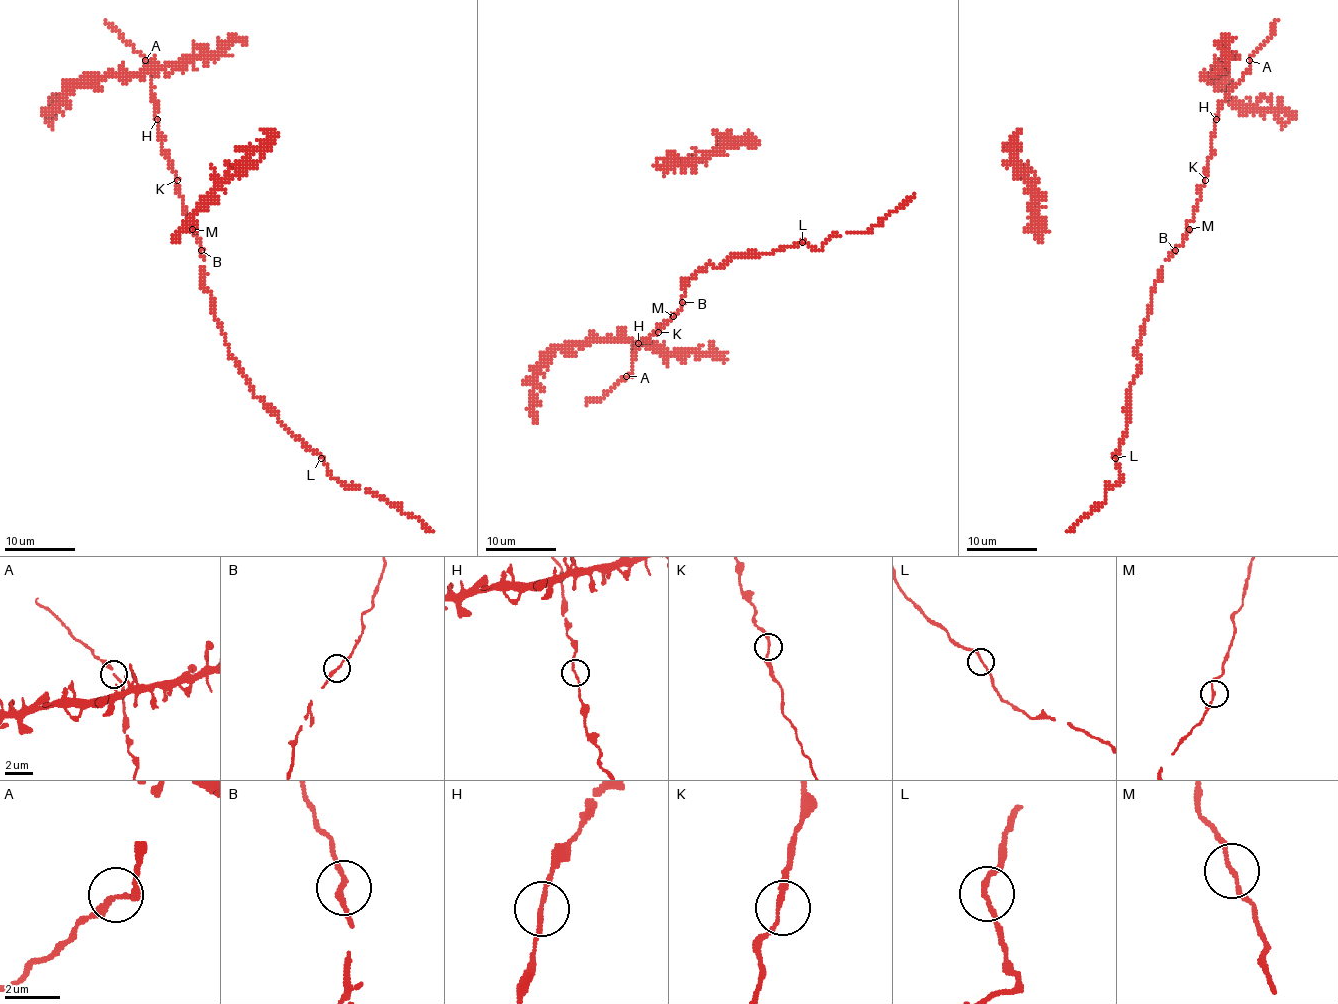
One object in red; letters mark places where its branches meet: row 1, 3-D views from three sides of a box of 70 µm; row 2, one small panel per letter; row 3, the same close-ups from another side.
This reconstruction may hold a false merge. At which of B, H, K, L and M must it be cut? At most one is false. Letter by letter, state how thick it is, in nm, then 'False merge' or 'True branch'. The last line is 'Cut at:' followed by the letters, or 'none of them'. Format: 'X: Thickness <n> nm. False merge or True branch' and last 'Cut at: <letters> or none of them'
B: Thickness 170 nm. True branch
H: Thickness 150 nm. True branch
K: Thickness 170 nm. True branch
L: Thickness 160 nm. True branch
M: Thickness 140 nm. True branch
Cut at: none of them

